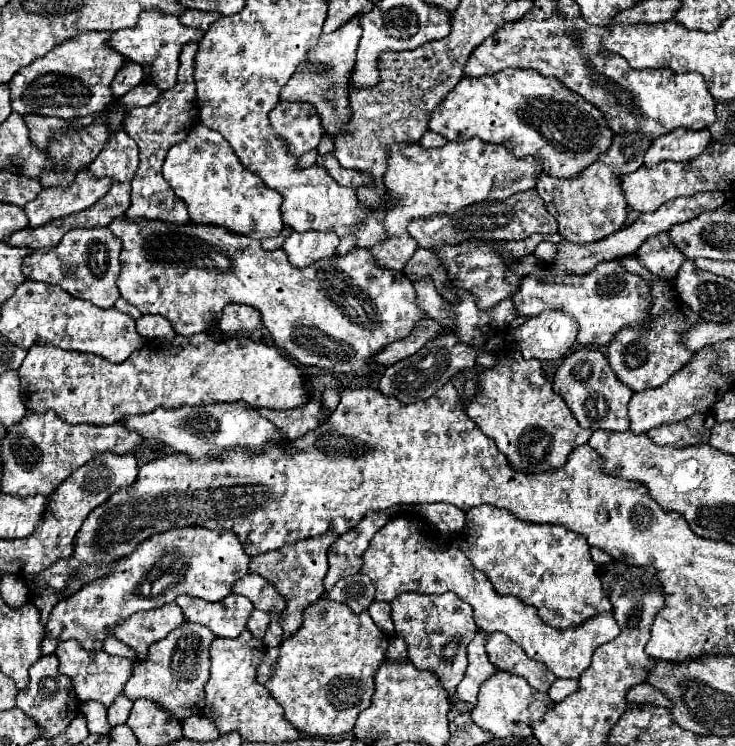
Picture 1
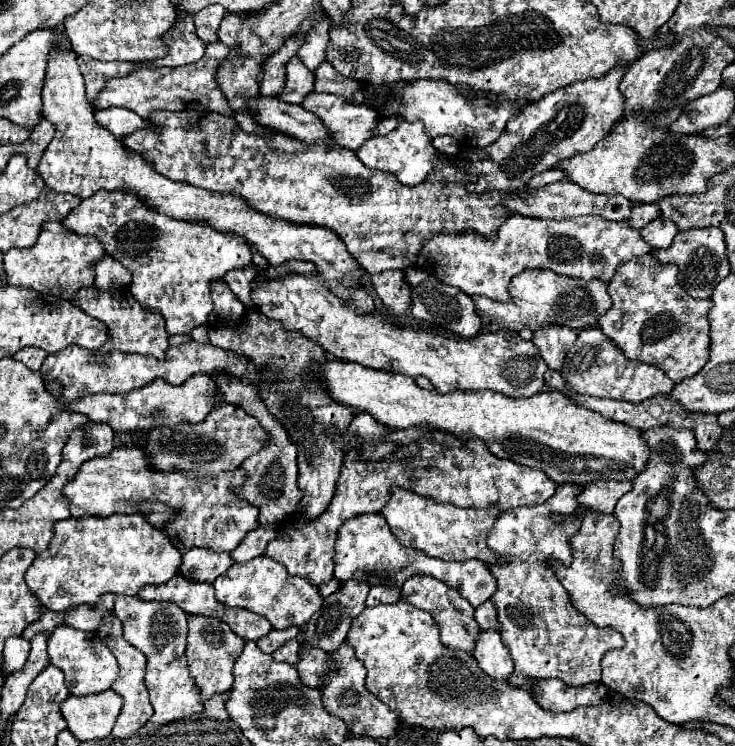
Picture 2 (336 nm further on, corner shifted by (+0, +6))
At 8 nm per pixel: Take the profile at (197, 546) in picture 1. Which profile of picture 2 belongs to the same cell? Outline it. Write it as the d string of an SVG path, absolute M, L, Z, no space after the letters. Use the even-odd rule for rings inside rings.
M189 549L183 555L179 573L181 575L191 575L197 581L203 583L213 583L219 575L223 575L223 571L227 571L227 567L233 563L229 553L219 553L215 555L215 551L199 551L199 549Z

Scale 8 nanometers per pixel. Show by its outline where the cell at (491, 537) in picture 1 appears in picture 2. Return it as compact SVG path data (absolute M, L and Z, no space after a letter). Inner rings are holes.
M563 483L563 485L559 485L559 491L547 503L541 503L539 507L519 507L519 509L505 511L495 521L495 527L487 539L487 545L497 555L507 559L505 565L489 567L497 579L497 591L493 593L491 601L495 603L497 611L499 611L499 633L515 661L515 669L509 675L509 683L519 689L527 689L531 683L541 681L541 679L551 679L551 677L561 679L573 687L595 683L601 679L603 655L607 651L613 651L613 649L619 649L625 645L625 639L623 639L623 635L619 635L619 631L595 627L573 607L571 599L567 597L567 591L563 589L559 579L555 579L555 573L549 569L549 563L547 563L549 559L559 559L565 565L569 565L573 559L571 547L567 541L577 531L577 525L579 525L579 519L573 519L575 509L579 507L579 503L575 499L579 493L581 493L581 487L571 487L569 483ZM551 515L561 515L563 523L555 525Z

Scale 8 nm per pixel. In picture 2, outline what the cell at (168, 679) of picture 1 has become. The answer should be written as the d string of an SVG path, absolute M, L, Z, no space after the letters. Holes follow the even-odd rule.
M189 615L189 635L187 635L187 661L189 671L201 691L201 701L207 701L215 693L229 691L233 685L233 663L243 653L245 641L231 631L221 619L205 615Z

